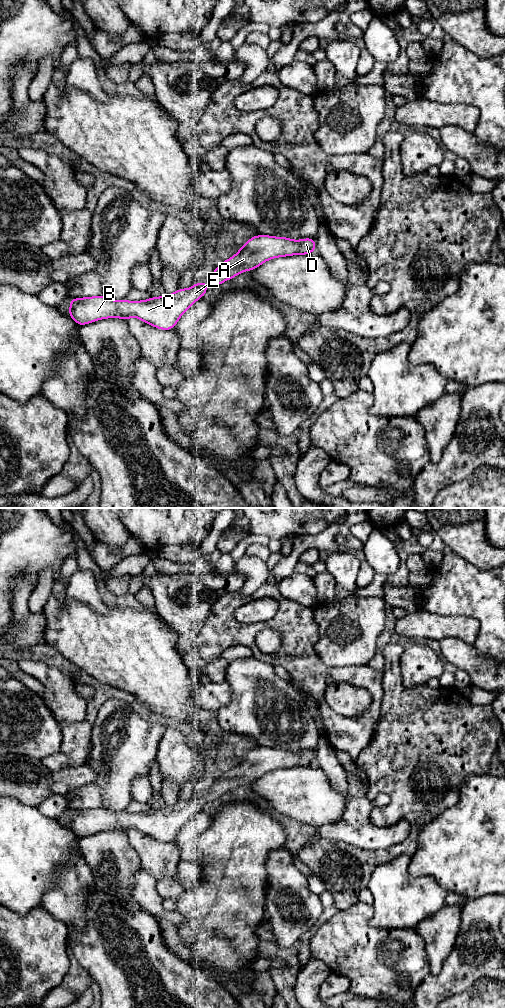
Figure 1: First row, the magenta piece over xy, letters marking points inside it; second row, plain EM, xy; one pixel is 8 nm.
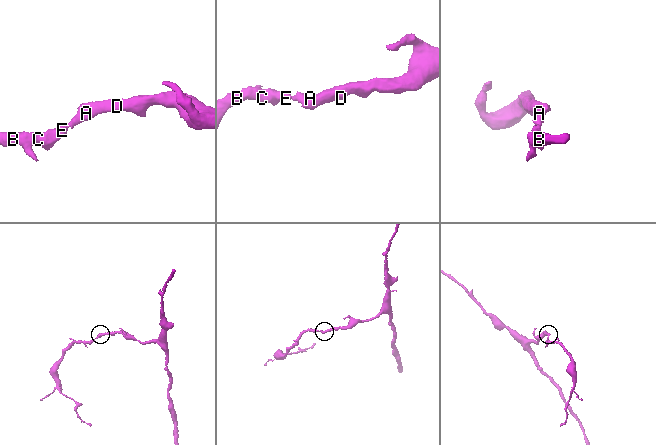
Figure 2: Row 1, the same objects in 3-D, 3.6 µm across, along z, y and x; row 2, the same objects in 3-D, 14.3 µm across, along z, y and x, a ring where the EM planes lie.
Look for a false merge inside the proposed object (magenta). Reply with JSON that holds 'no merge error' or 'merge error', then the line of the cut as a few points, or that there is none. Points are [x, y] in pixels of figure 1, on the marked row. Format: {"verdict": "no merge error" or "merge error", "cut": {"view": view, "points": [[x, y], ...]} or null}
{"verdict": "no merge error", "cut": null}

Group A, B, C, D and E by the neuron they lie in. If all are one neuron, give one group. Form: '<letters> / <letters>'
A B C D E

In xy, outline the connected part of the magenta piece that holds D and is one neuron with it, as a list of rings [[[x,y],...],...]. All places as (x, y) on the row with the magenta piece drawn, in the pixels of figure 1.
[[[256,235],[250,238],[240,250],[221,263],[207,279],[209,286],[218,286],[244,271],[277,257],[307,255],[315,252],[316,242],[312,238],[292,240],[287,237]]]

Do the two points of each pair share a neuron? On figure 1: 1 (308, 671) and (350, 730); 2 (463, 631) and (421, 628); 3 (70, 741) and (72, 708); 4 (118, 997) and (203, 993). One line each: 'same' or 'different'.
1: same
2: same
3: different
4: same

